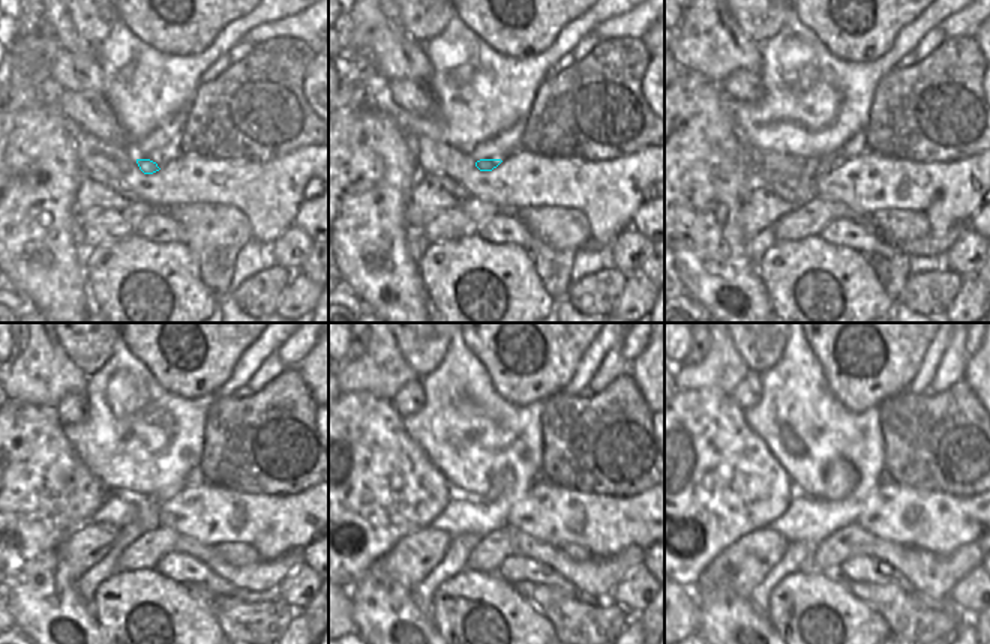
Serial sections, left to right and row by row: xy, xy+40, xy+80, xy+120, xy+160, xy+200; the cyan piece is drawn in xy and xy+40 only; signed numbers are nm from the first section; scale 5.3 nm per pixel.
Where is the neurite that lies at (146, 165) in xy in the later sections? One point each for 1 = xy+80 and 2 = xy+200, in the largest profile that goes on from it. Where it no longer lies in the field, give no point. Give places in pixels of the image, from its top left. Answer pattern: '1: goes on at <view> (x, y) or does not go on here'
1: goes on at xy+80 (824, 164)
2: goes on at xy+200 (842, 476)

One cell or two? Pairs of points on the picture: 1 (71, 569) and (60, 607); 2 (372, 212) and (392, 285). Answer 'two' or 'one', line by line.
1: two
2: one

